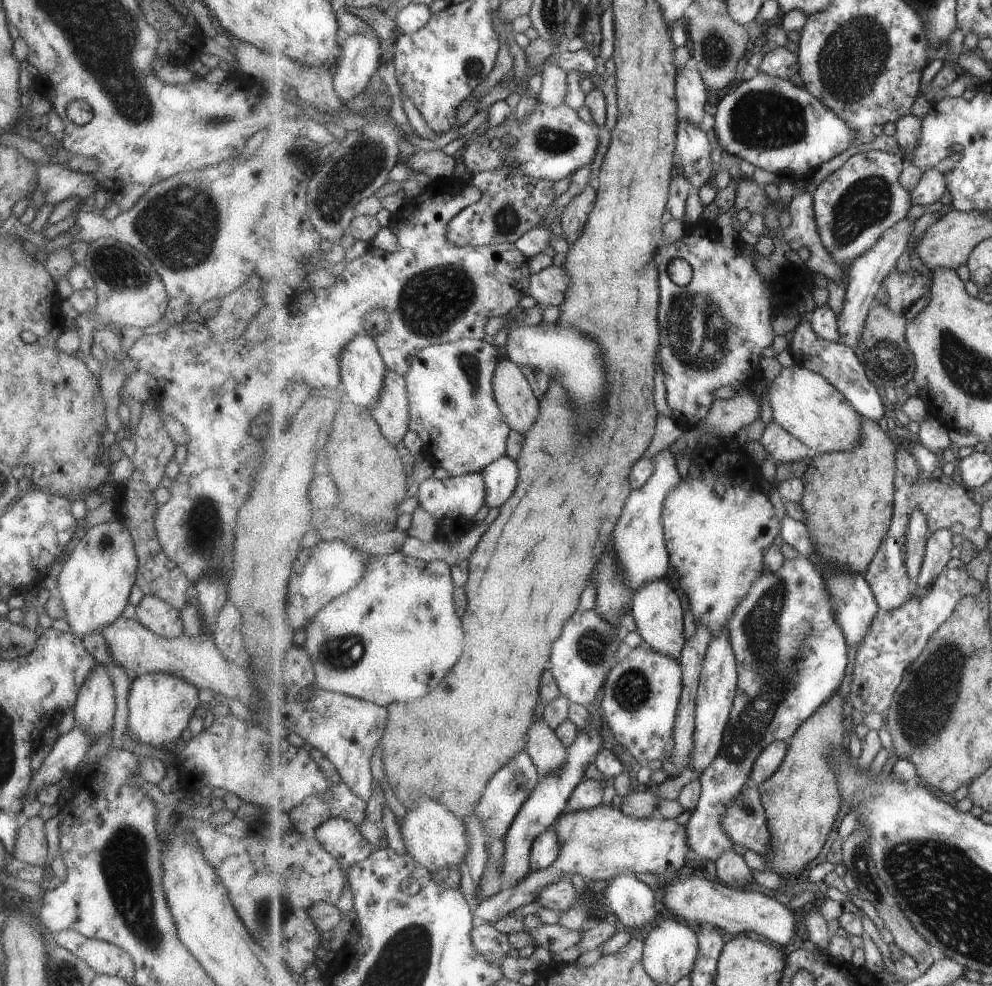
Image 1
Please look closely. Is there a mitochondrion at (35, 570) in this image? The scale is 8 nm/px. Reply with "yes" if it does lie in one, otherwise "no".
no

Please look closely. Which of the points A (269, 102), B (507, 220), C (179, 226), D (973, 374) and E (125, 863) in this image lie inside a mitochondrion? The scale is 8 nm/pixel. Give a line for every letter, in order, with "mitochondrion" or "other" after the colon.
A: other
B: mitochondrion
C: mitochondrion
D: mitochondrion
E: mitochondrion

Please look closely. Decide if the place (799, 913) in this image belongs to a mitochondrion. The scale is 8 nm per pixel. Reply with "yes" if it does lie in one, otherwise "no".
no

